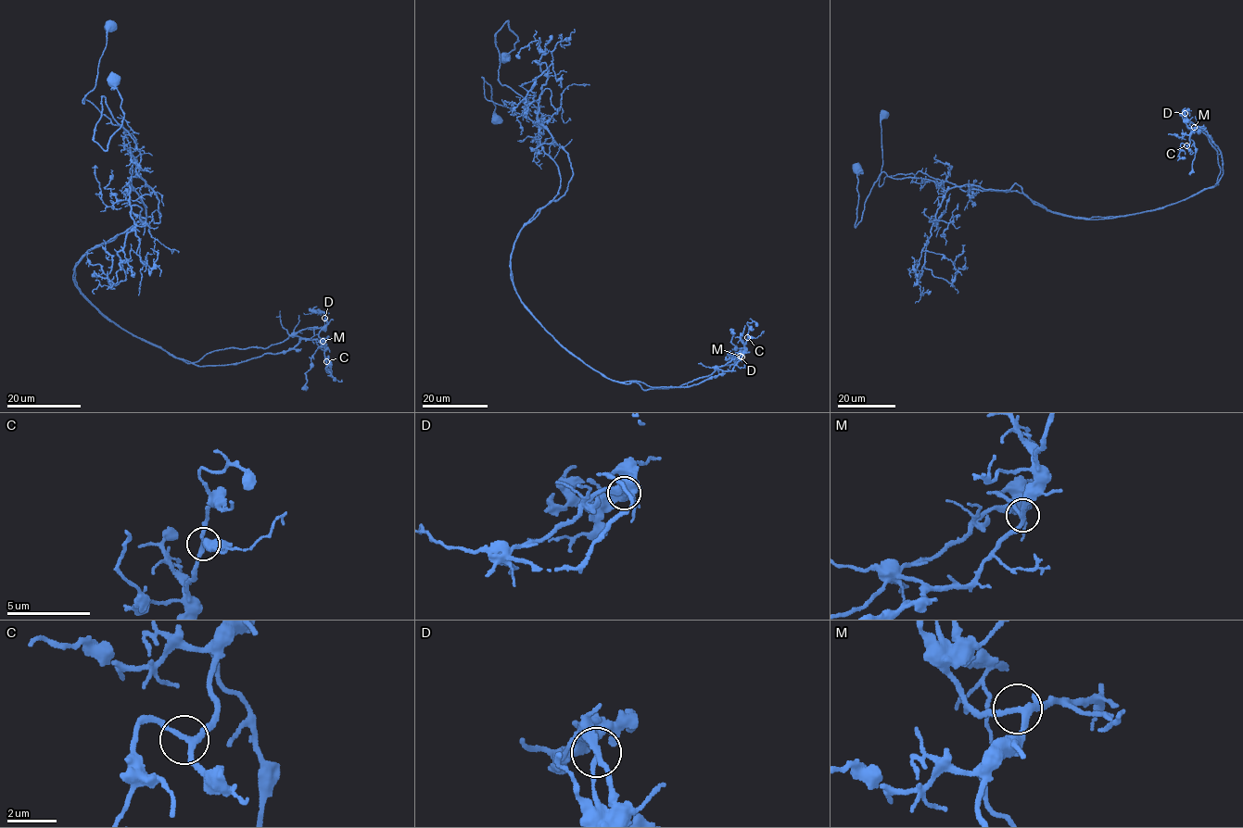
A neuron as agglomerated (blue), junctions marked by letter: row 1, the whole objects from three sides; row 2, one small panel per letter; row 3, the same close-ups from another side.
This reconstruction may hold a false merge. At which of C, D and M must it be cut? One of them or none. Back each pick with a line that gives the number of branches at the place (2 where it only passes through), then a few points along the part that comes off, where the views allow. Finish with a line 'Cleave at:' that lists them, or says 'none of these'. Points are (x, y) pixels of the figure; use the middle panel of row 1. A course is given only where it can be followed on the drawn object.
D: 3 branches meet; foreign part runs (741, 356), (646, 389), (542, 325), (510, 256), (560, 174), (483, 78), (498, 122)
Cleave at: D

